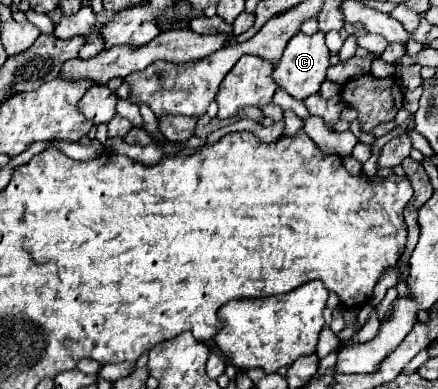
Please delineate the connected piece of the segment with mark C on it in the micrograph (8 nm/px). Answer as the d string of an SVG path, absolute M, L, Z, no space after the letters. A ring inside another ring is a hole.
M298 32L296 36L292 36L292 40L286 44L282 58L278 60L278 64L274 66L272 78L276 80L276 84L286 90L292 98L296 100L304 100L312 94L318 94L320 84L326 80L326 70L328 70L328 58L330 52L324 44L324 34L316 32L312 36L306 36L302 32Z

